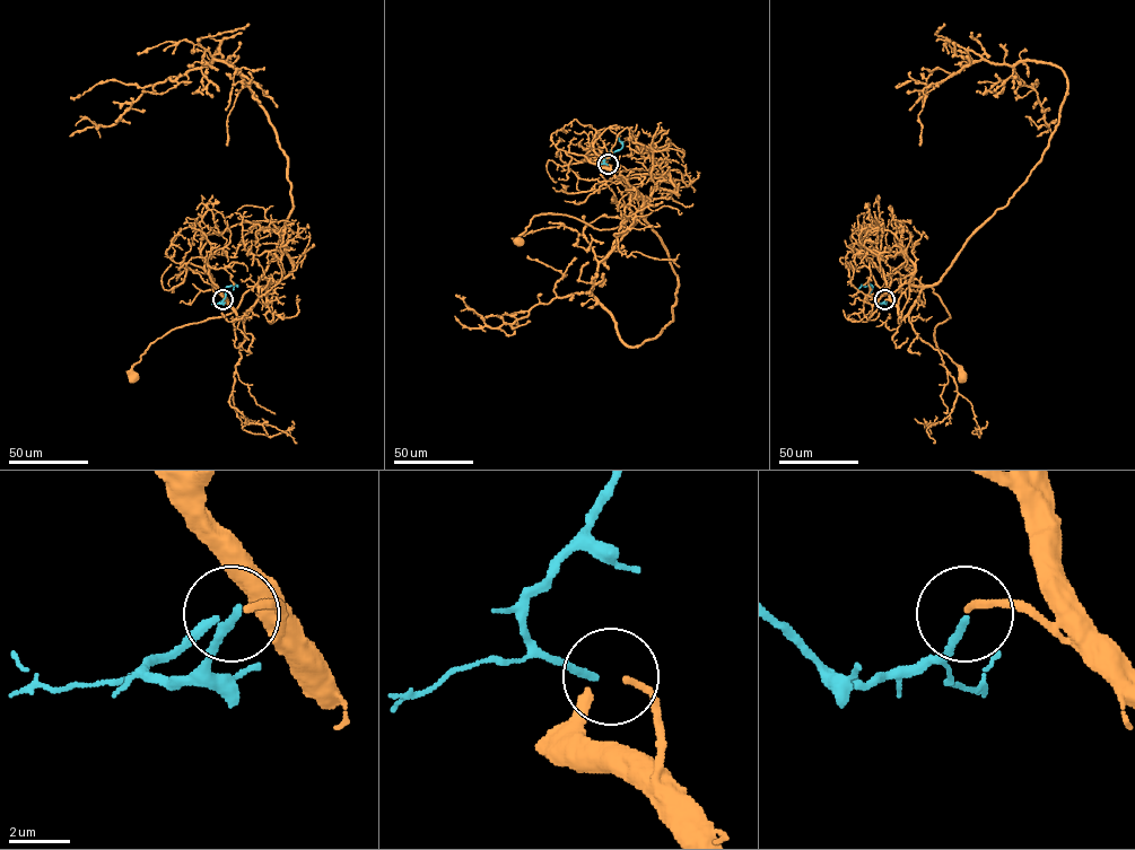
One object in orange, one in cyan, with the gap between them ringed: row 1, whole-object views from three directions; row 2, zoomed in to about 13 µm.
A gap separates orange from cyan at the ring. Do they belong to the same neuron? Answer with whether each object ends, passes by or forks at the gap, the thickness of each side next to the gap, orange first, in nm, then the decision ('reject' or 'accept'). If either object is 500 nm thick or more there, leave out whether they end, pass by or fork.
orange ends | cyan ends | 220/260 nm | accept

